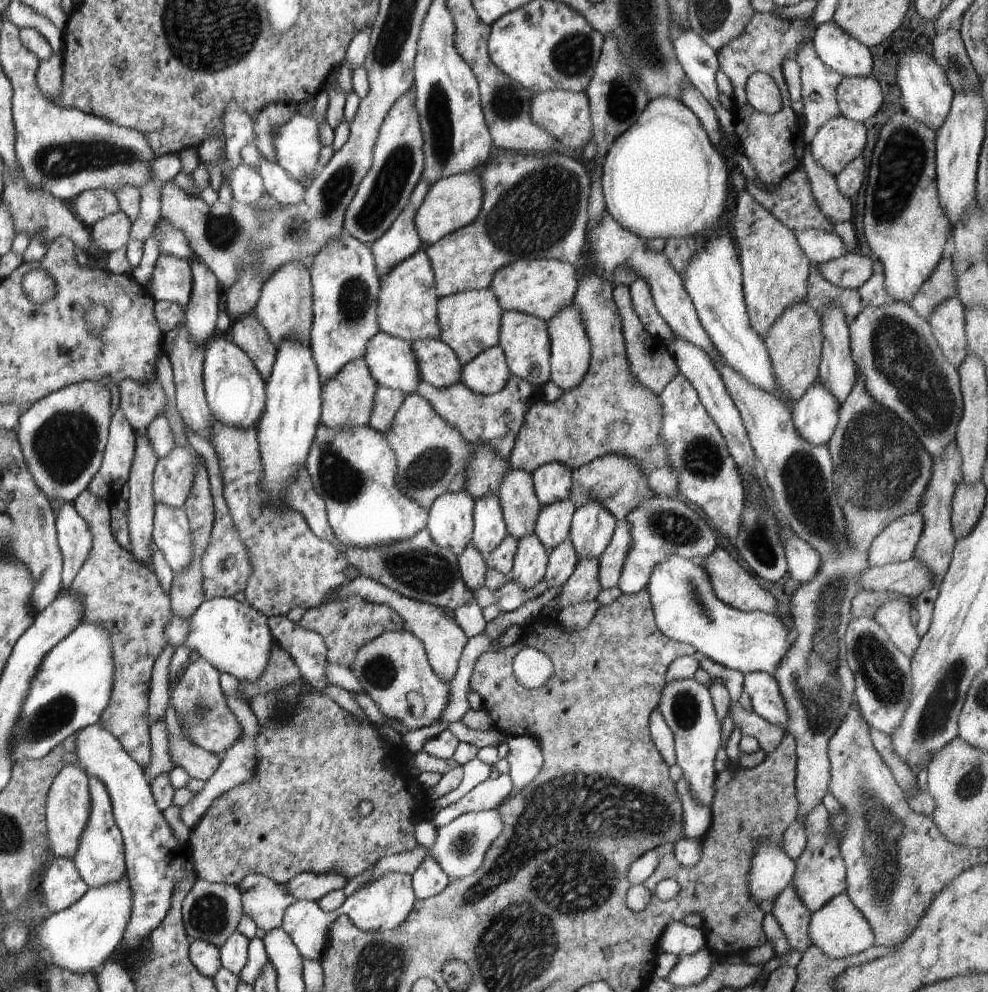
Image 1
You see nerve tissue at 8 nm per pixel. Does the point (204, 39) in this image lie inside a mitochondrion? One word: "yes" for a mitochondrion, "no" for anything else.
yes

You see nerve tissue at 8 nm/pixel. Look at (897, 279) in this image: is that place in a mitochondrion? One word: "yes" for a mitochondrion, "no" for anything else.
no

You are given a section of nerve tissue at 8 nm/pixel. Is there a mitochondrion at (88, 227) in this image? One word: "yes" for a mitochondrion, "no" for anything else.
no

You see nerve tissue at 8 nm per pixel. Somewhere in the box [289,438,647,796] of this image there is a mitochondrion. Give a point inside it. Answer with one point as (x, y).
(425, 571)

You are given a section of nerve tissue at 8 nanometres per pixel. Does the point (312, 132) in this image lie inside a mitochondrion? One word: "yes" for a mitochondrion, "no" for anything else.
no

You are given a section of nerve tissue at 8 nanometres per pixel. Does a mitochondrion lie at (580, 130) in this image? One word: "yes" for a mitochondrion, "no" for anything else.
yes

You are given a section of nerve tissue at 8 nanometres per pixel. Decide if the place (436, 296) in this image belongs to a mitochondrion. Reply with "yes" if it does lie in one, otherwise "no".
no

